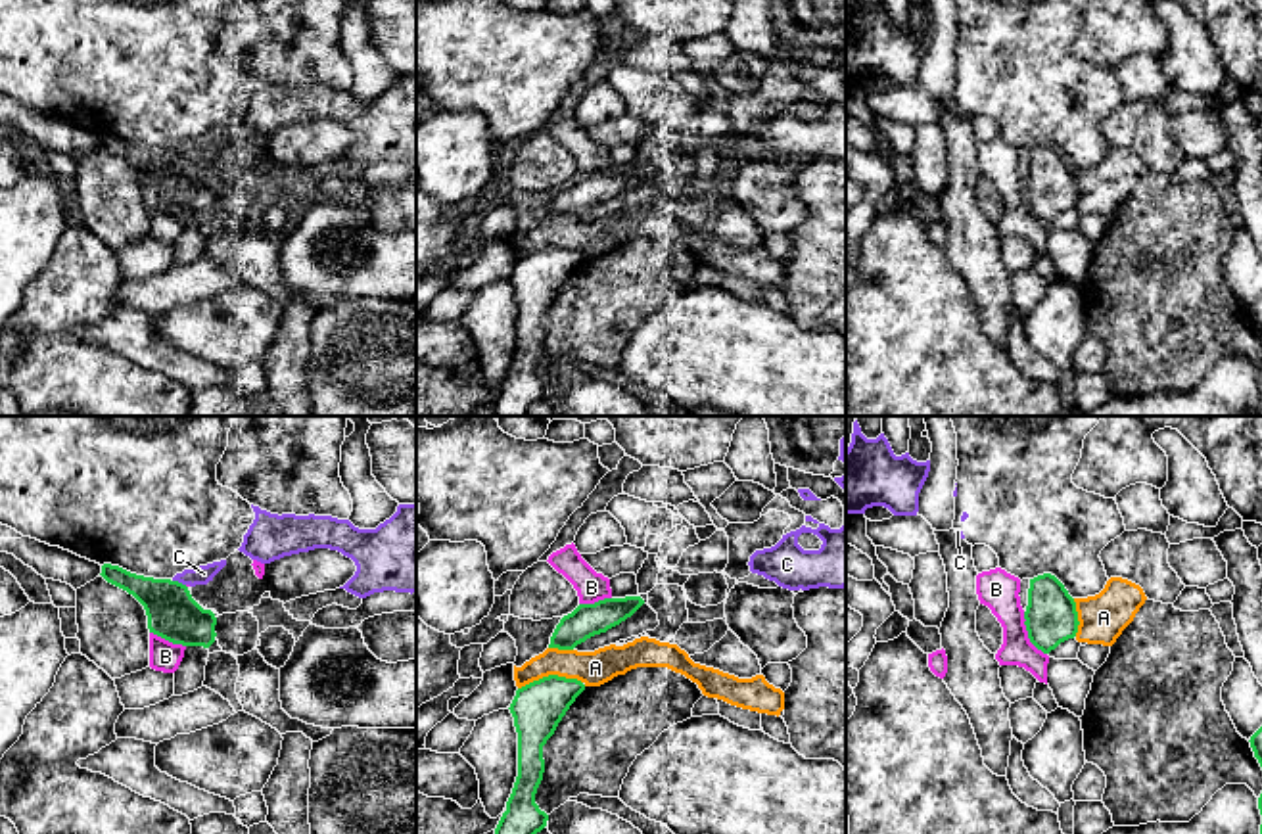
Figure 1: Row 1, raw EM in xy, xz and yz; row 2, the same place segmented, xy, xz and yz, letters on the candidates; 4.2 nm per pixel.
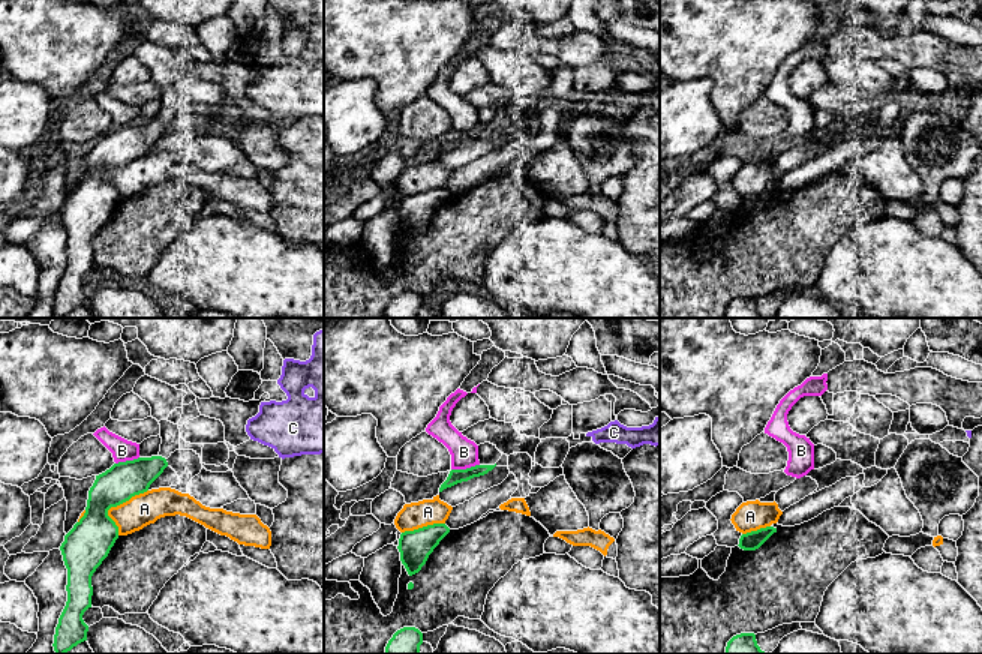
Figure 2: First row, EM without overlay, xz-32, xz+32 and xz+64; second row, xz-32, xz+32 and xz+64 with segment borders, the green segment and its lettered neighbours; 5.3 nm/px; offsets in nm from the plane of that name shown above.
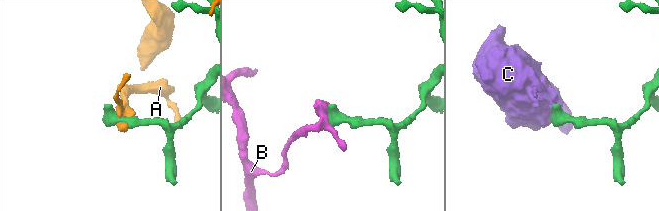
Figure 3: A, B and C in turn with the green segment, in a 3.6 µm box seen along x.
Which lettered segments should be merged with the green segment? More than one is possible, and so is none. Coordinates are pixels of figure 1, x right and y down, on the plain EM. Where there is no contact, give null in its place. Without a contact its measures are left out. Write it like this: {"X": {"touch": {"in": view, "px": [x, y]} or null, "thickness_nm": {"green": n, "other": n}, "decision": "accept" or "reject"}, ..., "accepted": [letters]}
{"A": {"touch": {"in": "xz", "px": [551, 246]}, "thickness_nm": {"green": 220, "other": 140}, "decision": "reject"}, "B": {"touch": {"in": "yz", "px": [1028, 206]}, "thickness_nm": {"green": 220, "other": 160}, "decision": "reject"}, "C": {"touch": {"in": "xy", "px": [177, 152]}, "thickness_nm": {"green": 220, "other": 80}, "decision": "reject"}, "accepted": []}

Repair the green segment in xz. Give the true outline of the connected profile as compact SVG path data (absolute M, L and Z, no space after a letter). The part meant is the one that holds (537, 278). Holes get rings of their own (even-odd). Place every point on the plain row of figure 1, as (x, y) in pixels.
M549 245L516 261L510 274L518 303L518 347L497 399L497 416L527 416L547 397L549 385L535 374L543 351L543 316L585 261L577 249Z

